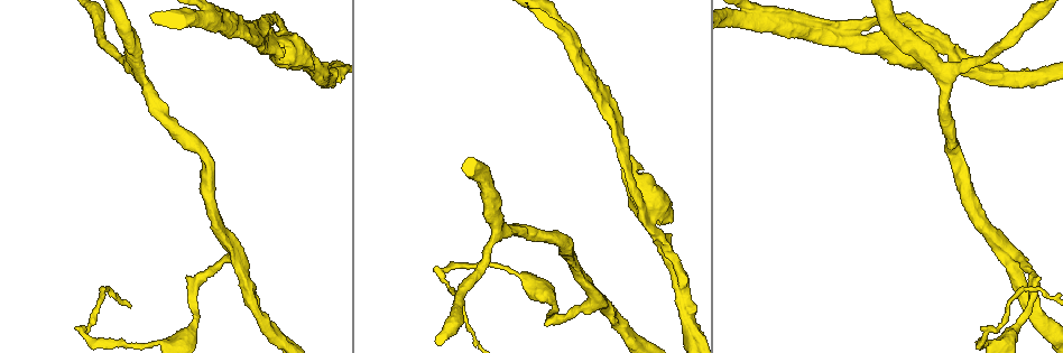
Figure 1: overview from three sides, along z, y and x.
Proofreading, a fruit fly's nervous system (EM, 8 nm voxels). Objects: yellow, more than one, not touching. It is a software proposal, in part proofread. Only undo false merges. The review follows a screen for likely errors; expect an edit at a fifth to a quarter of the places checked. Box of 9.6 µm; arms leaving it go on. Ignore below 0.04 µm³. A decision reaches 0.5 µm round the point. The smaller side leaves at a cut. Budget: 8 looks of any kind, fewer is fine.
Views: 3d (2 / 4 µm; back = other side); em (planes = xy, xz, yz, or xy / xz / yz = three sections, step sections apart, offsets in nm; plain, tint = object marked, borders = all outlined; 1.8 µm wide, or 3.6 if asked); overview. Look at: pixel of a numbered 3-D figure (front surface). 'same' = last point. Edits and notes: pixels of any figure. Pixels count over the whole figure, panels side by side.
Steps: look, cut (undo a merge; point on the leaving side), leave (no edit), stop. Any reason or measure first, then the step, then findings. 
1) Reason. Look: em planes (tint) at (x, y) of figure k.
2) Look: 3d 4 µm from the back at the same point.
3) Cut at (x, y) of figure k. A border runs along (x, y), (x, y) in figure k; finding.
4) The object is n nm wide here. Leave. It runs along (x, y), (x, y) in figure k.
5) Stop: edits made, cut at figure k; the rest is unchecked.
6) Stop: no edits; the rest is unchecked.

Three arms meet. Look: em planes (tint) at (564, 26) of figure 1.

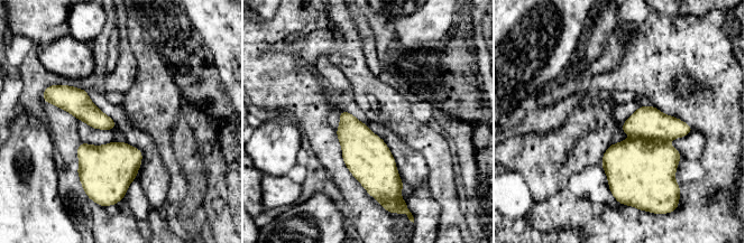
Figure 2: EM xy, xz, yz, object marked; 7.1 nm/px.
Cut at (649, 122) of figure 2. A border runs along (637, 136), (651, 140) in figure 2; two cells meet here.

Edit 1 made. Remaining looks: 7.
Thin neck. Look: em 3.6 µm planes (tint) at (947, 50) of figure 1.

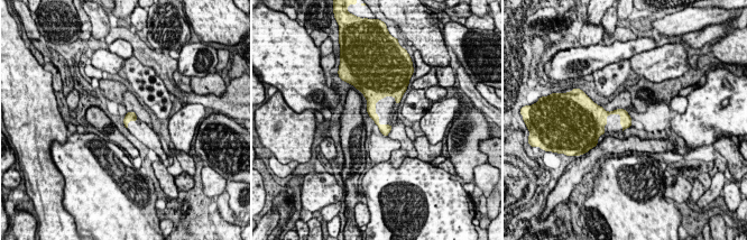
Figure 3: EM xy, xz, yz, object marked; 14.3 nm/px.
Leave. It runs along (376, 90), (371, 113), (385, 131) in figure 3; continuous, no second cell.

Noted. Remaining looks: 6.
Three-way junction. Look: 3d 4 µm at (236, 256) of figure 1.

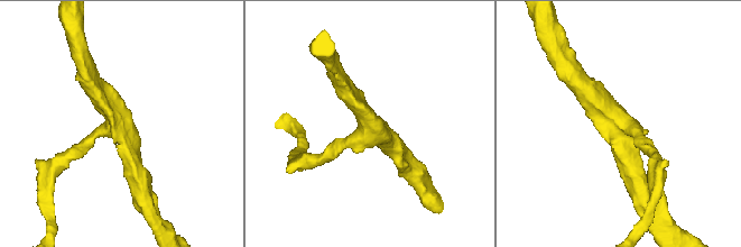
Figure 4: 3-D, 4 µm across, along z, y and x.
3 arms meet here; the arms are 190, 280, 300 nm wide. Look: em planes (tint) at (116, 123) of figure 4.

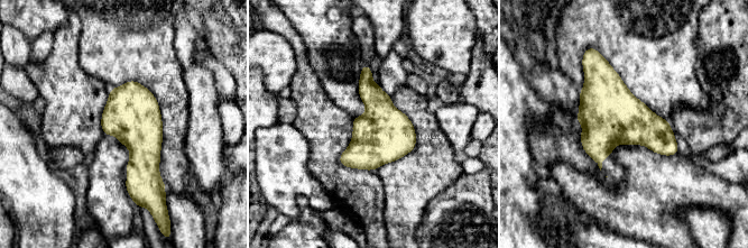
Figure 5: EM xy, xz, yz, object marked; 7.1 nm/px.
The object is 400 nm wide here. Leave. Continuous, no second cell.

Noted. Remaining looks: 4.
Stop: edits made, cut at figure 2; the rest is unchecked.

